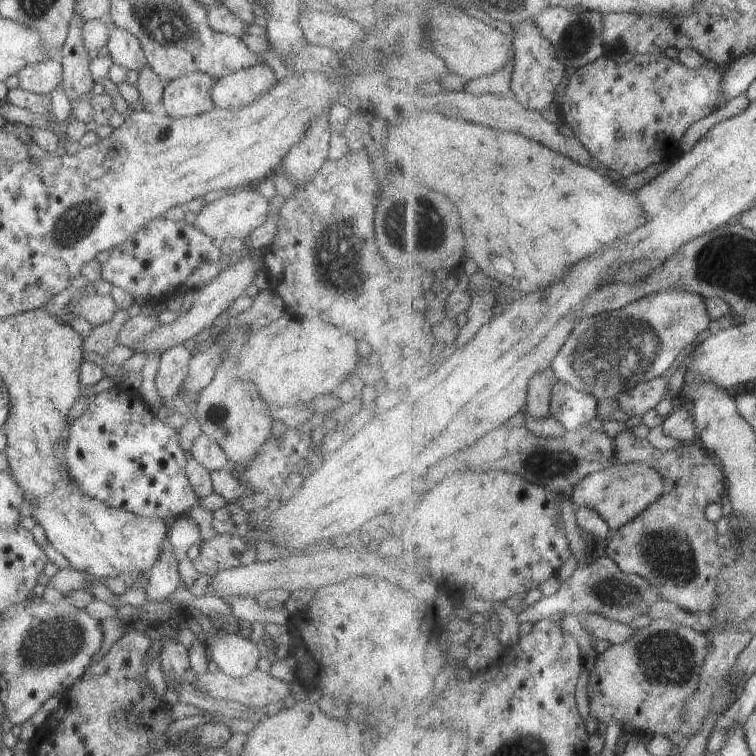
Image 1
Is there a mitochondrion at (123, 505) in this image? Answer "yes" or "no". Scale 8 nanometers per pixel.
no

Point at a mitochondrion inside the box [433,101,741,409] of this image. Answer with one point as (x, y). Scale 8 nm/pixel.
(628, 341)

